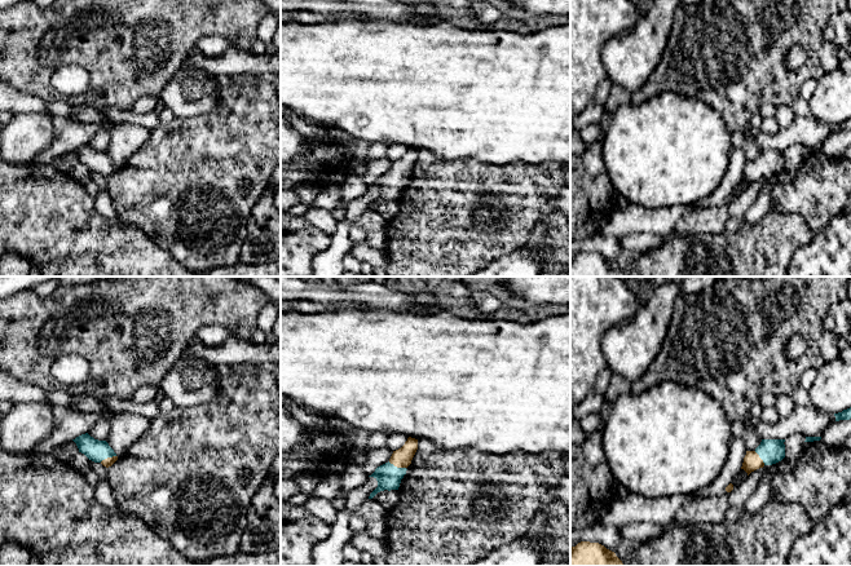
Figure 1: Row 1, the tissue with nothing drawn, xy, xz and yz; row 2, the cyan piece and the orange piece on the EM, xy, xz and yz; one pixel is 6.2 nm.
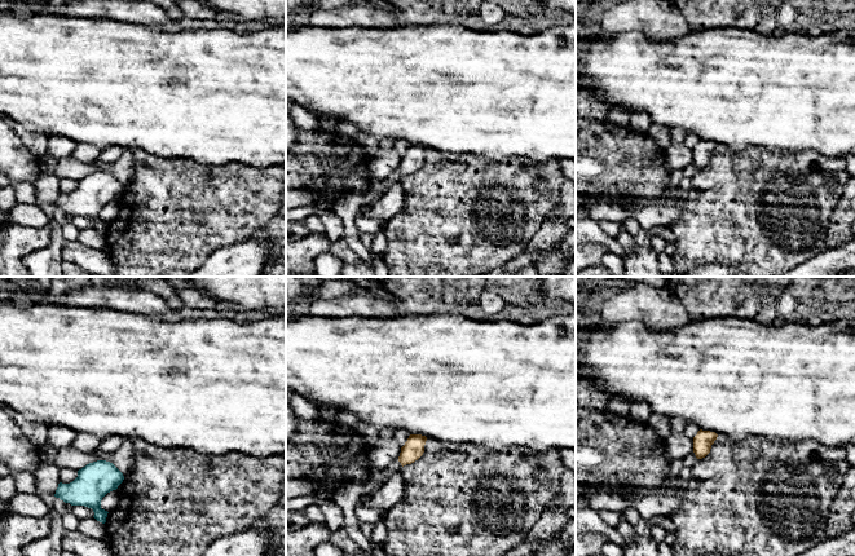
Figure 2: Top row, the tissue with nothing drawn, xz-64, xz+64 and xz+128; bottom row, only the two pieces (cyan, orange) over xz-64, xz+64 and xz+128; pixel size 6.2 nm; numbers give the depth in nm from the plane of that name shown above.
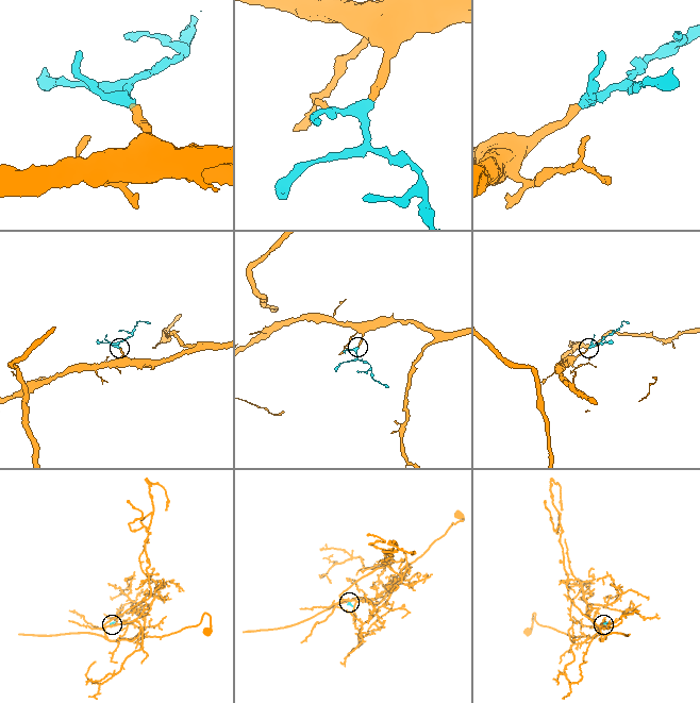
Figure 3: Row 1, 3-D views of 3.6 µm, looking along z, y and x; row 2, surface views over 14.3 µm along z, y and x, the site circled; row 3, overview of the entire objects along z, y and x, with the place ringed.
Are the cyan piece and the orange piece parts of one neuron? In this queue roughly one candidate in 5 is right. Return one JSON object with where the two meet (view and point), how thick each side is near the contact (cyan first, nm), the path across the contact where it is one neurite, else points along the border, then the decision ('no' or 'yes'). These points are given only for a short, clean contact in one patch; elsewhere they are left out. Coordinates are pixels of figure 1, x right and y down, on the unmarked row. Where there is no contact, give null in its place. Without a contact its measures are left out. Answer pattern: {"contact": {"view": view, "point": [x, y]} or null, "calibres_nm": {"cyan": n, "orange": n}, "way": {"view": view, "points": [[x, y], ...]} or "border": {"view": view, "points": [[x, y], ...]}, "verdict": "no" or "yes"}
{"contact": {"view": "xz", "point": [396, 177]}, "calibres_nm": {"cyan": 150, "orange": 120}, "way": {"view": "xz", "points": [[388, 188], [396, 177], [401, 168]]}, "verdict": "yes"}

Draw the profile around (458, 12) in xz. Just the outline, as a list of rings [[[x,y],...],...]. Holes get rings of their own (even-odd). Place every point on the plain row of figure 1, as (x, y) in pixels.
[[[392,0],[409,6],[420,4],[429,5],[435,12],[435,17],[413,16],[414,23],[437,23],[440,21],[450,22],[466,30],[477,28],[479,21],[472,12],[471,0]]]

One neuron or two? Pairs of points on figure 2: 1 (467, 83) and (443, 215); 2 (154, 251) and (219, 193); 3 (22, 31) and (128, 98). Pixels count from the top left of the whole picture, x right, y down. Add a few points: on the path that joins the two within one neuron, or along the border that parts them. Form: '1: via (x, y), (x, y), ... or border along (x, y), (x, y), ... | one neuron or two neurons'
1: border along (427, 148), (446, 153), (474, 153), (484, 158) | two neurons
2: via (170, 235), (199, 207), (203, 207) | one neuron
3: via (48, 57), (67, 76), (102, 82) | one neuron

